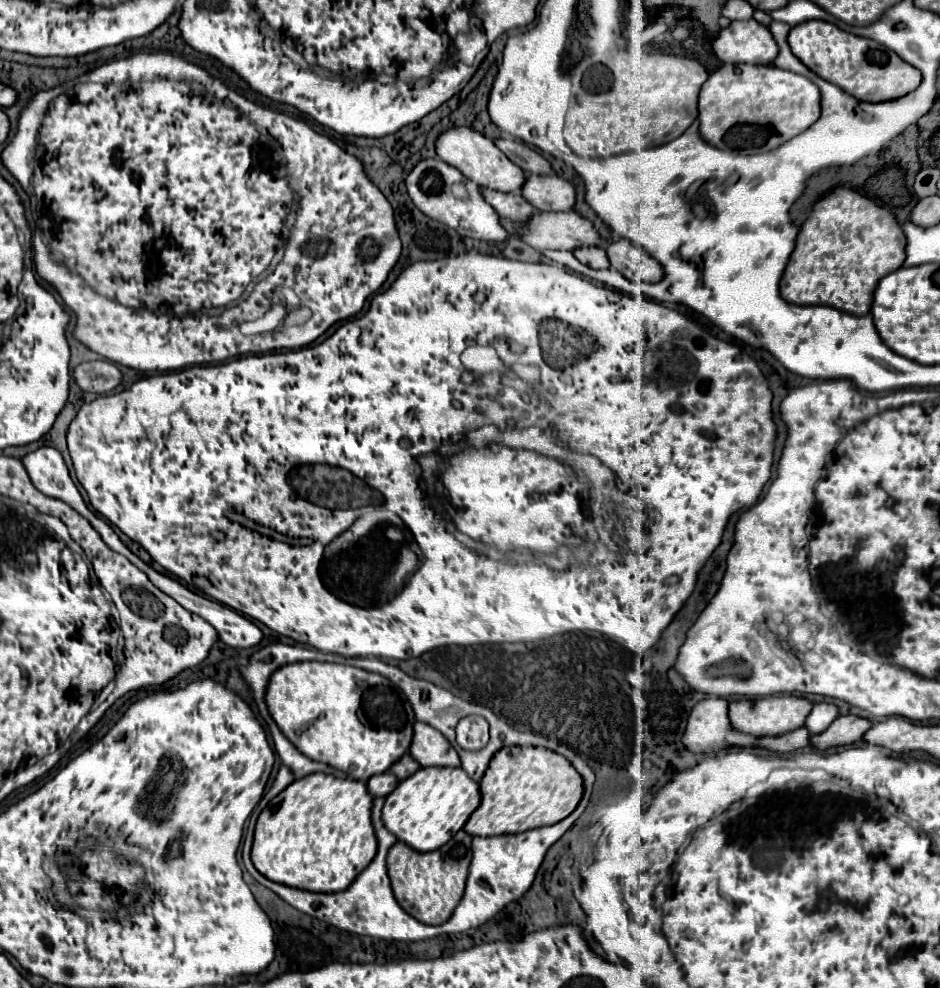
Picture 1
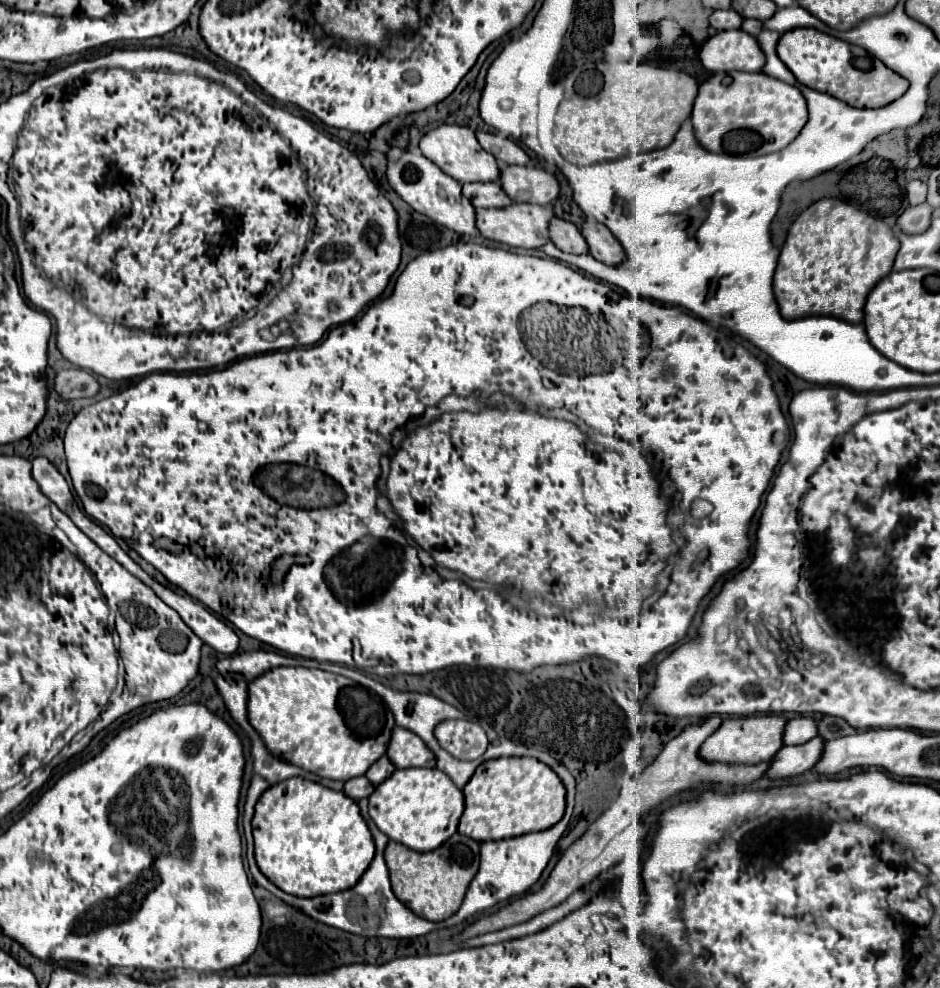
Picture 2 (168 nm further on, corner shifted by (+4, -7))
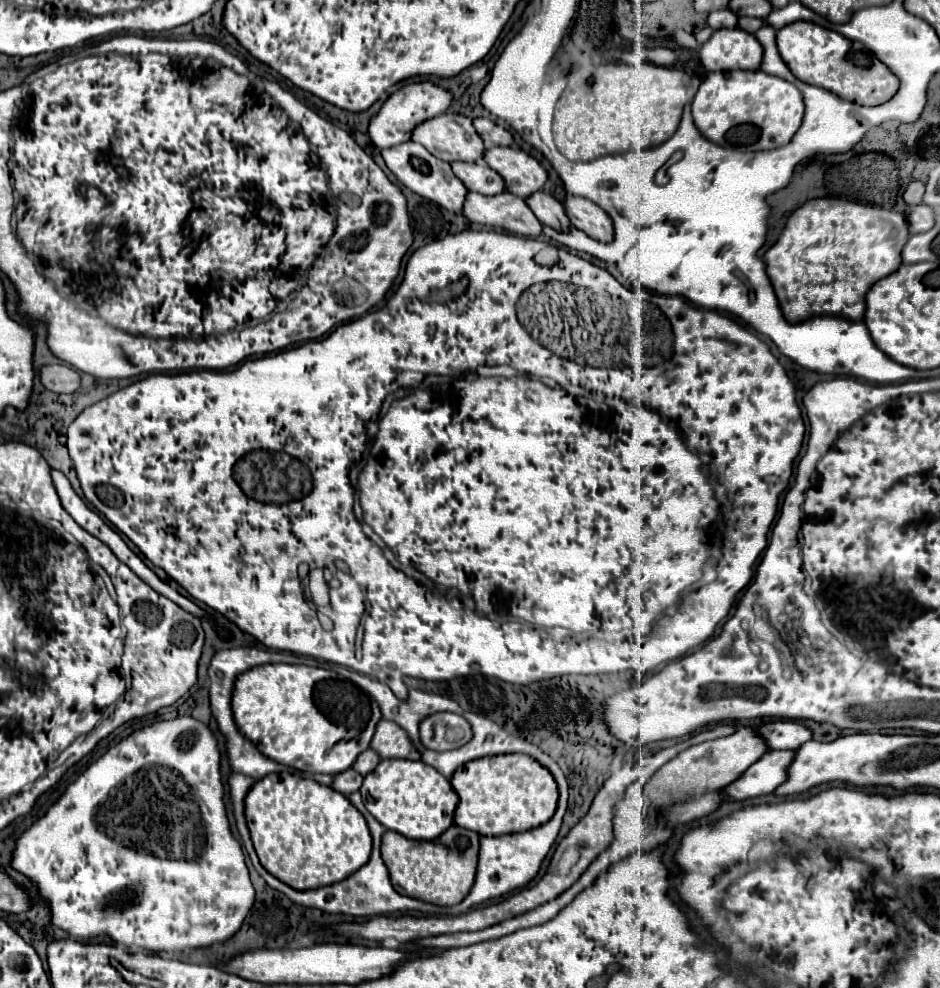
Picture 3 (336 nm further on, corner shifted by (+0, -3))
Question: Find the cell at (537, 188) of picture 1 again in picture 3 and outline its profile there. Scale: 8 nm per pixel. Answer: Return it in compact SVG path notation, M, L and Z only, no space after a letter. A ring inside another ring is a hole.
M490 148L484 152L484 162L504 178L506 190L520 198L544 190L548 182L548 172L538 160L518 148Z

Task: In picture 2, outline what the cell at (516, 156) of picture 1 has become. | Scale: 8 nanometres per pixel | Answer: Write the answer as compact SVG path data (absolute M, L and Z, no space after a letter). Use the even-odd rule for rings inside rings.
M476 132L476 138L478 138L480 146L486 152L490 152L500 166L502 164L528 164L530 162L526 152L510 138L504 138L504 136L492 134L492 132Z

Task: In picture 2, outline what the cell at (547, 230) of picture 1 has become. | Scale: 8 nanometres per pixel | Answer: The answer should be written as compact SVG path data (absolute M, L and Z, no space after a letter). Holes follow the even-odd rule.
M512 202L508 208L478 208L476 210L476 228L488 240L496 240L508 244L512 248L540 248L548 242L548 222L554 216L550 208L536 204L516 204Z

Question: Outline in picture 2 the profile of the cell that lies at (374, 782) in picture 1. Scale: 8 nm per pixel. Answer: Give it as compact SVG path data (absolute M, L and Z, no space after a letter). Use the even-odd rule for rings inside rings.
M358 776L358 778L352 778L344 784L344 794L352 800L360 800L360 798L368 798L370 794L374 792L374 786L364 778L364 776Z

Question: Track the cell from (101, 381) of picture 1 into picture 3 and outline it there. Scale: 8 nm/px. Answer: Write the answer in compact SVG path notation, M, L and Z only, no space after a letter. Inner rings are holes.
M64 364L44 366L40 378L42 384L56 394L74 394L80 388L80 374Z

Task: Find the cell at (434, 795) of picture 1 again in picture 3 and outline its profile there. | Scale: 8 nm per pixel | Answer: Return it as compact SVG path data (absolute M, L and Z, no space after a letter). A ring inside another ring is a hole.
M382 760L372 770L360 788L368 812L388 830L394 830L412 840L434 840L454 824L454 810L458 806L458 794L450 780L436 768L414 760Z

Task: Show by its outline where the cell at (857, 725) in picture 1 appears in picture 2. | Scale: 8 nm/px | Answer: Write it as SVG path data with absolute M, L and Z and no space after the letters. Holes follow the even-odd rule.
M820 736L800 746L782 746L780 752L776 752L776 756L772 758L772 768L768 768L764 776L772 780L800 776L820 760L822 748L824 740Z

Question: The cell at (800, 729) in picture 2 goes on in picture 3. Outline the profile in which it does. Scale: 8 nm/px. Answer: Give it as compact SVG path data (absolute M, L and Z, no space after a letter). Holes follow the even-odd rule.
M776 720L760 726L760 732L770 750L796 750L812 738L810 728L792 720Z

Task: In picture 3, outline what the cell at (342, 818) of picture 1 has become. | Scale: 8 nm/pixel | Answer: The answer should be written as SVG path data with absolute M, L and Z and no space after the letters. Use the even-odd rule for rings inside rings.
M288 770L264 776L252 786L246 796L246 820L260 864L294 890L342 882L362 868L372 852L368 824L344 794Z

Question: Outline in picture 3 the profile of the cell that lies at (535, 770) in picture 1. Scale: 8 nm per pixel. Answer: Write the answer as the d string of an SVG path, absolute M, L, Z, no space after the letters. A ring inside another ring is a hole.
M498 754L472 760L458 768L450 782L460 798L454 822L482 836L512 834L542 826L558 808L558 784L554 776L526 754Z

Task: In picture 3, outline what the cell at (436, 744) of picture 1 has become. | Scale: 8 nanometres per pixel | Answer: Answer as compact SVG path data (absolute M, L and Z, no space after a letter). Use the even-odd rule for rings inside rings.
M380 720L376 736L372 738L372 750L376 750L382 758L408 758L414 746L396 722Z

